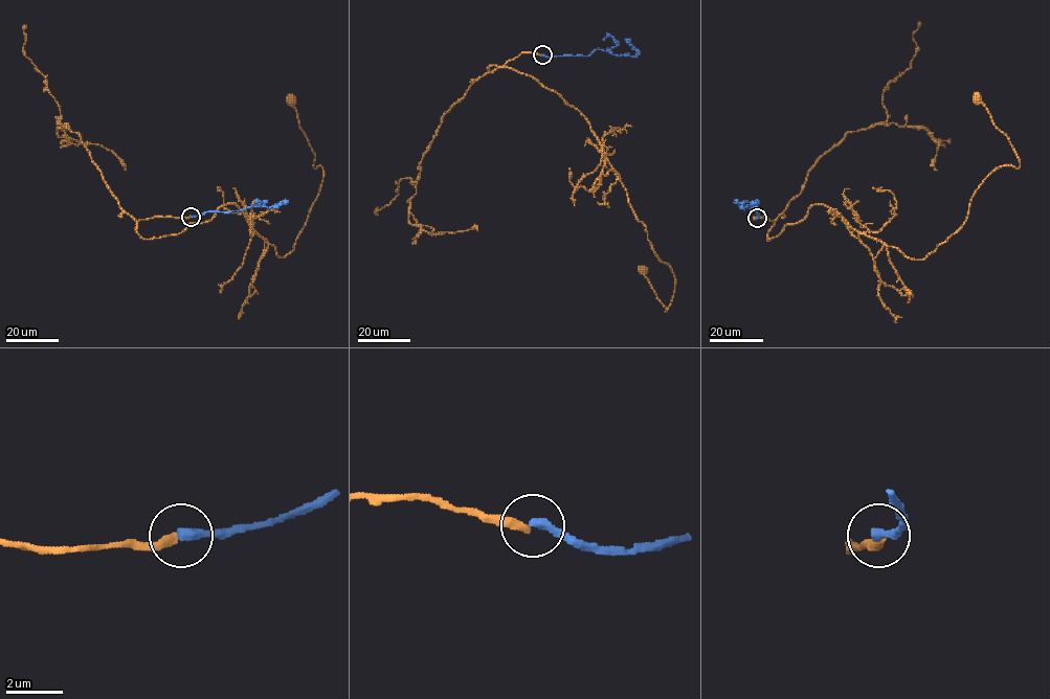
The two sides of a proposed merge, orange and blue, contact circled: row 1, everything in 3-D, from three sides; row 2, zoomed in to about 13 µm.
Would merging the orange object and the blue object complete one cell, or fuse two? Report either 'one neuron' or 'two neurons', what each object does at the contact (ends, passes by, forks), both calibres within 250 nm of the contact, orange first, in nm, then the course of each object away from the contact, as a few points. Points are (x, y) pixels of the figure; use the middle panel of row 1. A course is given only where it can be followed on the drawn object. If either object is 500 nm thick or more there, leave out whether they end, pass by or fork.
two neurons | orange ends | blue ends | 320/320 nm | orange via (541, 54), (520, 52), (489, 72), (494, 65), (531, 75), (585, 117), (670, 267), (665, 311), (643, 269) | blue via (542, 54), (589, 55), (601, 49), (618, 55), (634, 57), (637, 49), (626, 39)

